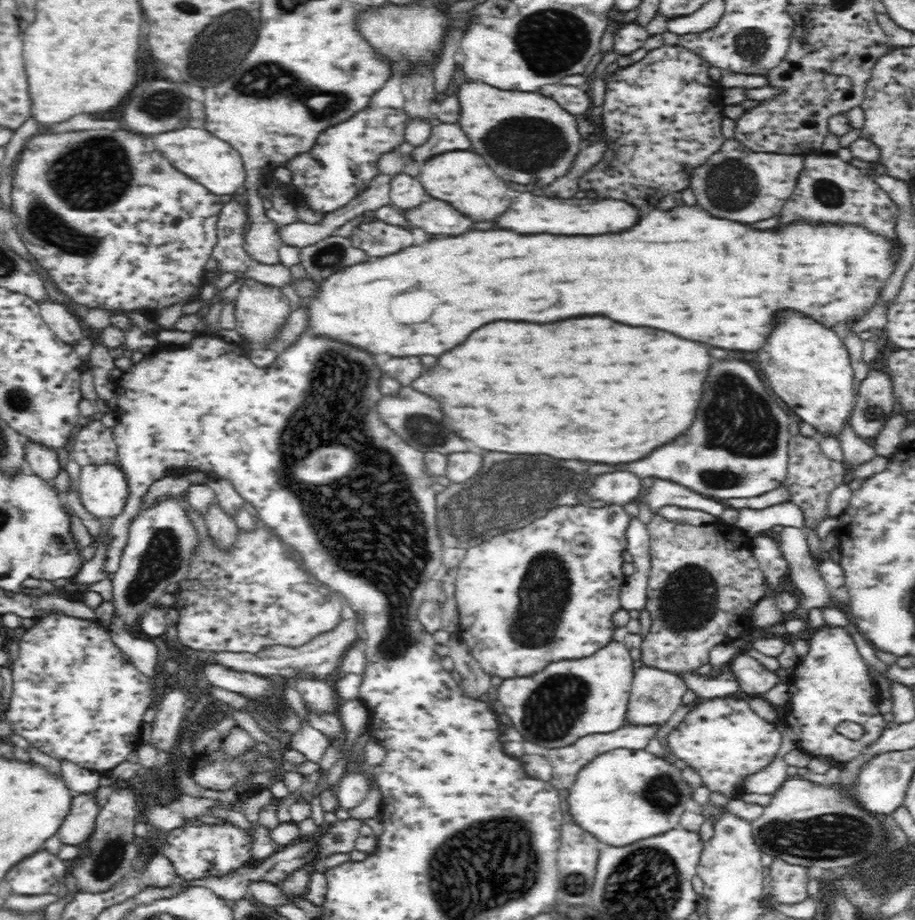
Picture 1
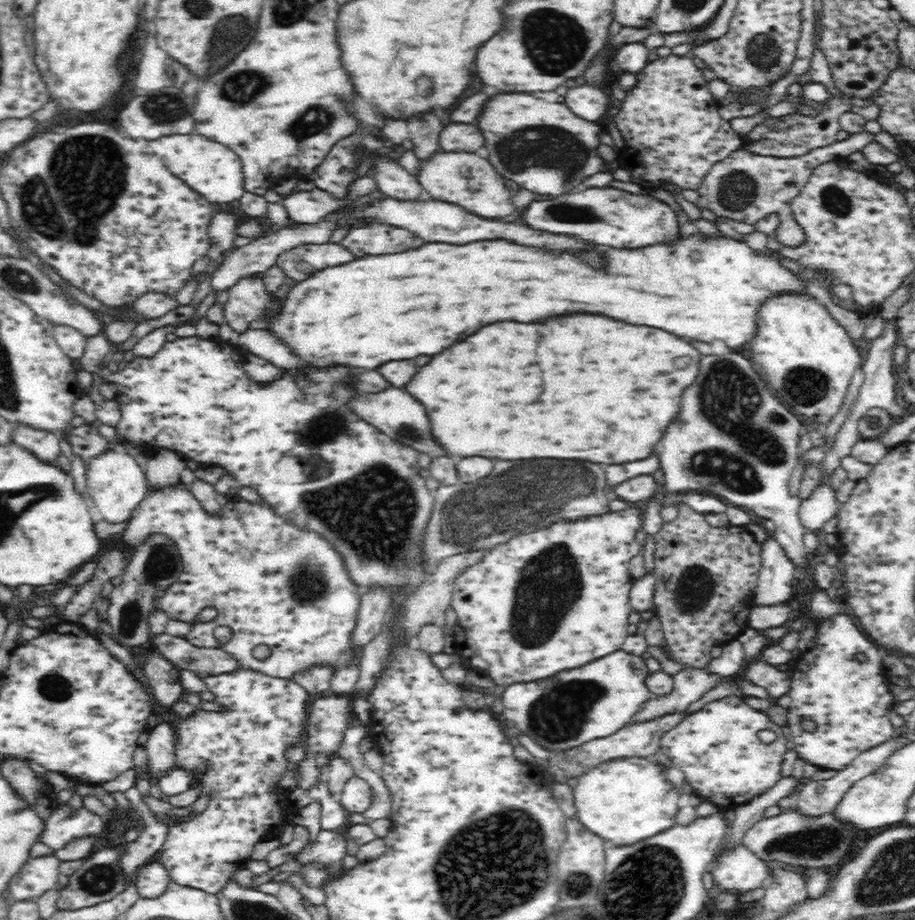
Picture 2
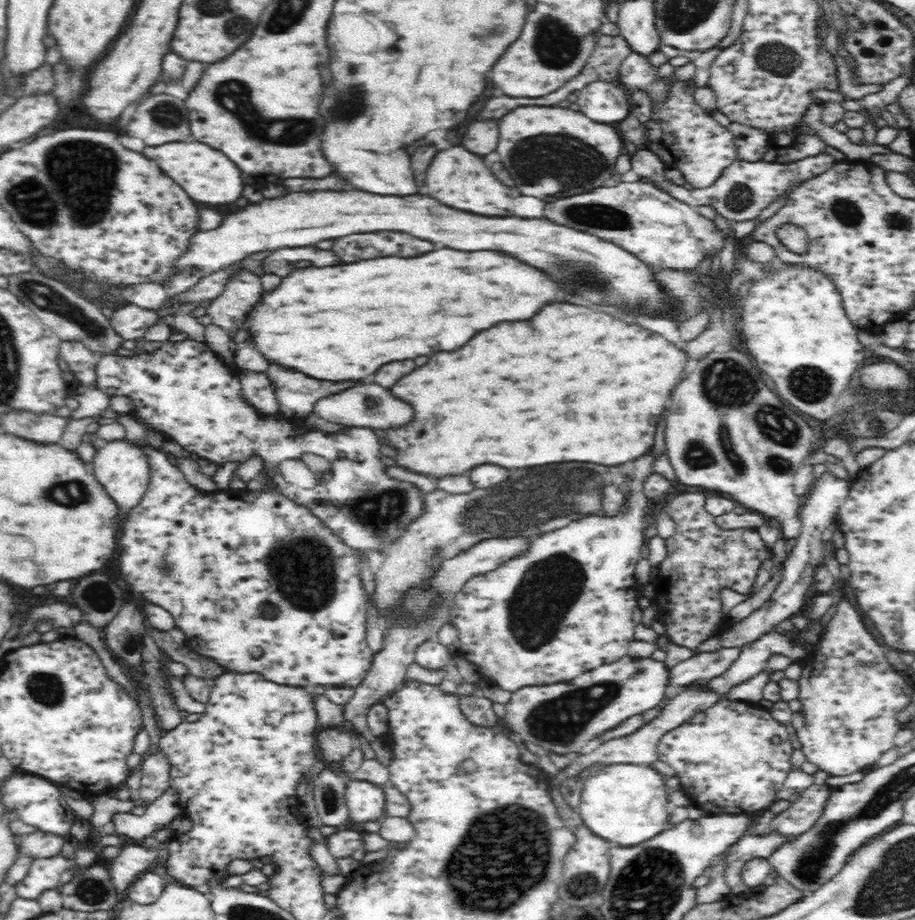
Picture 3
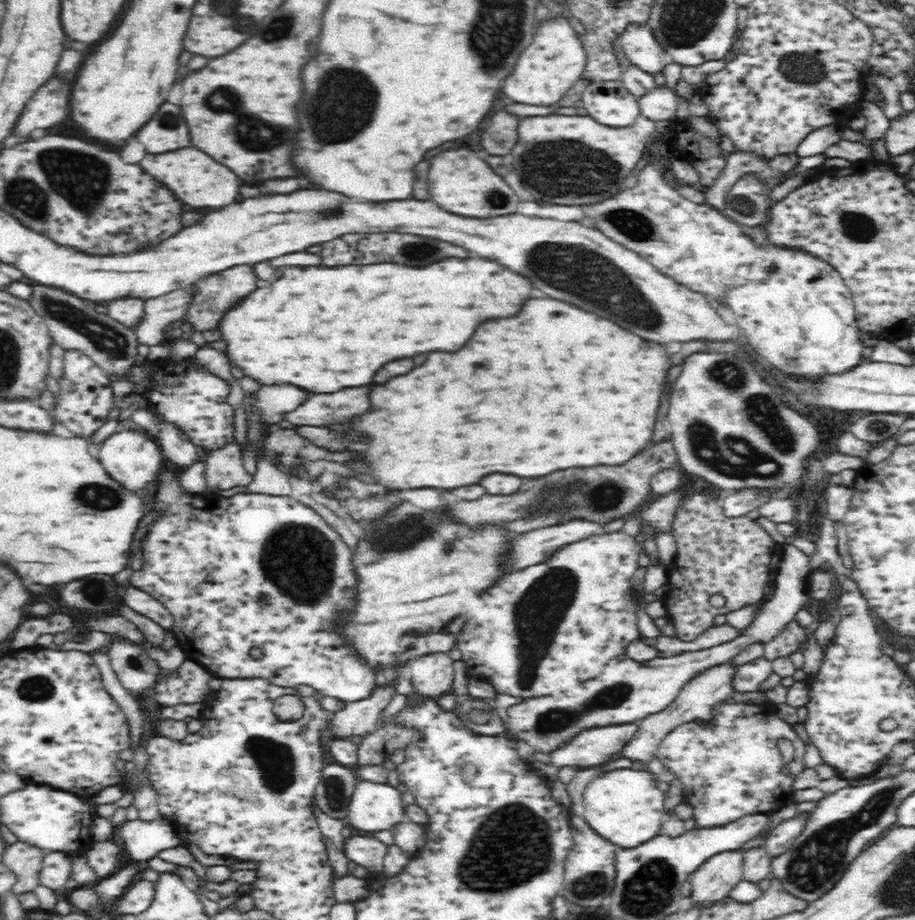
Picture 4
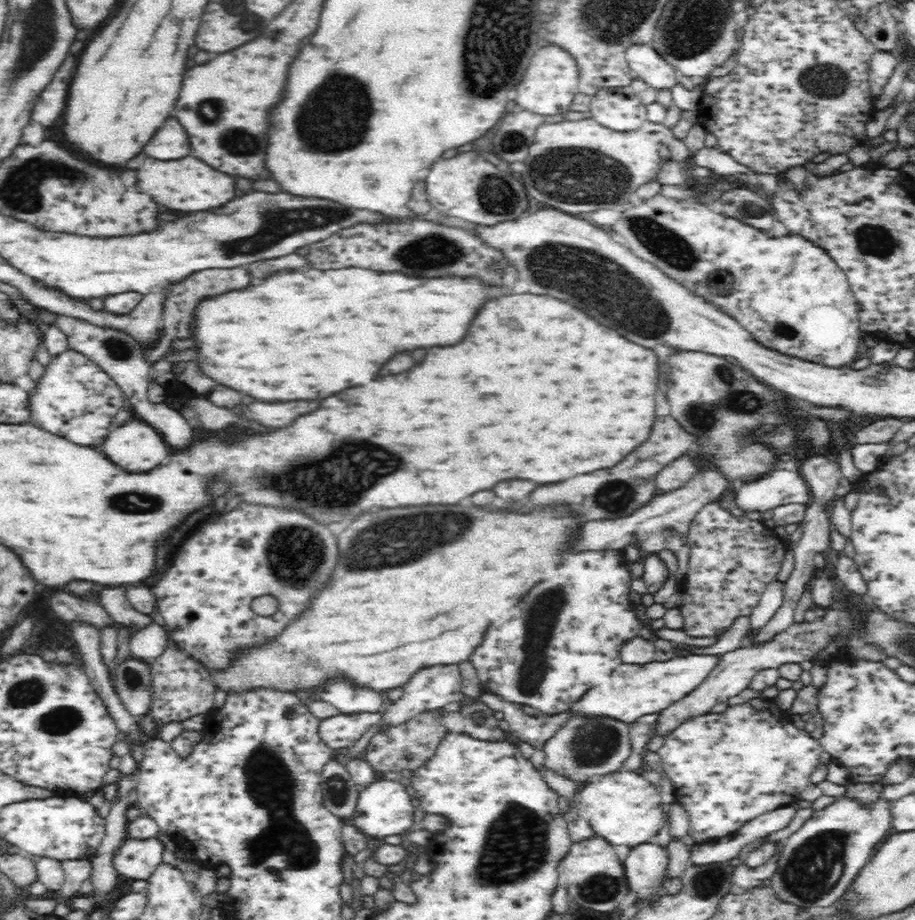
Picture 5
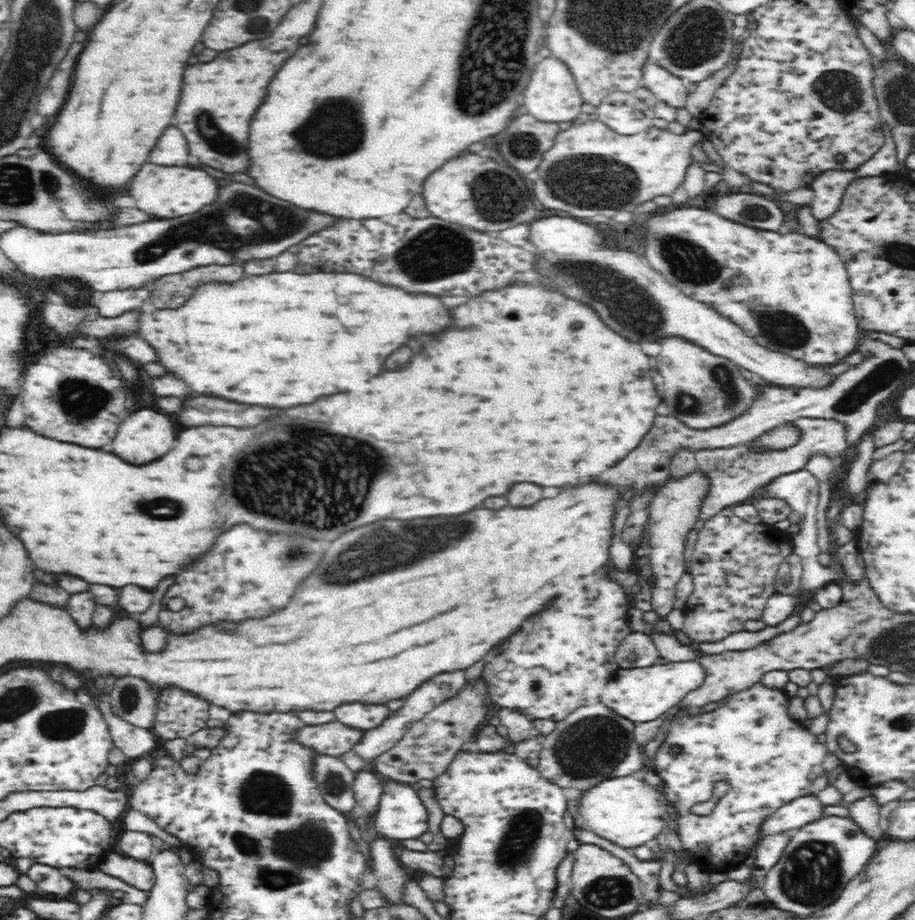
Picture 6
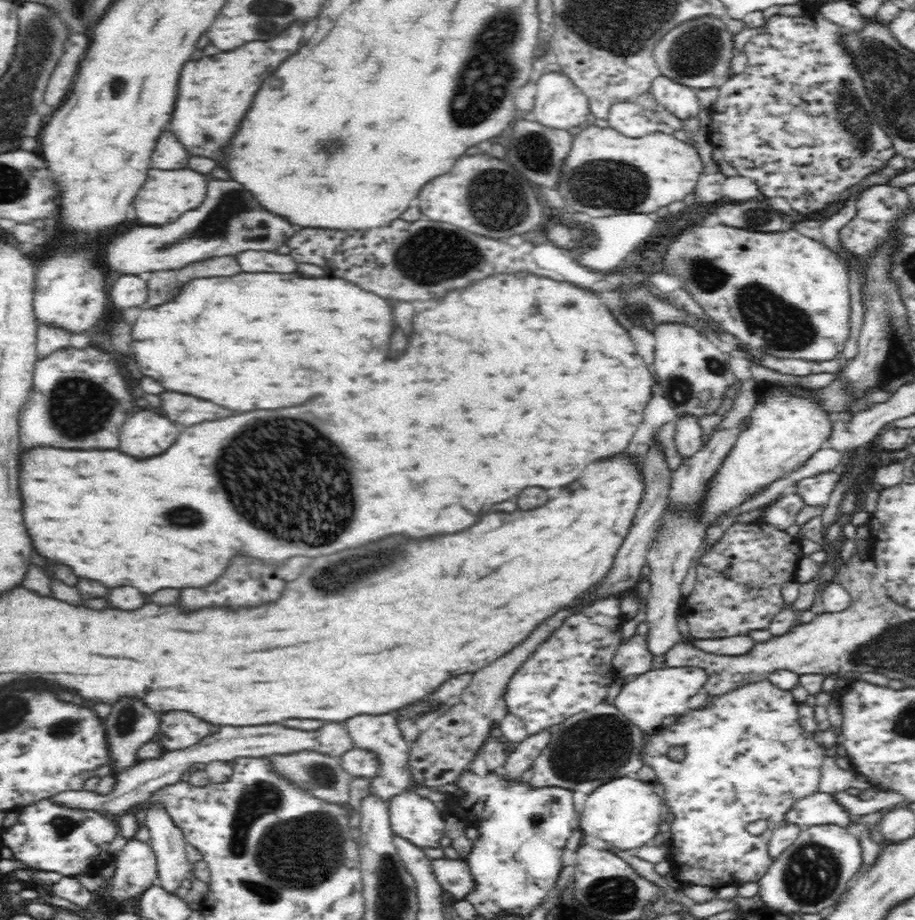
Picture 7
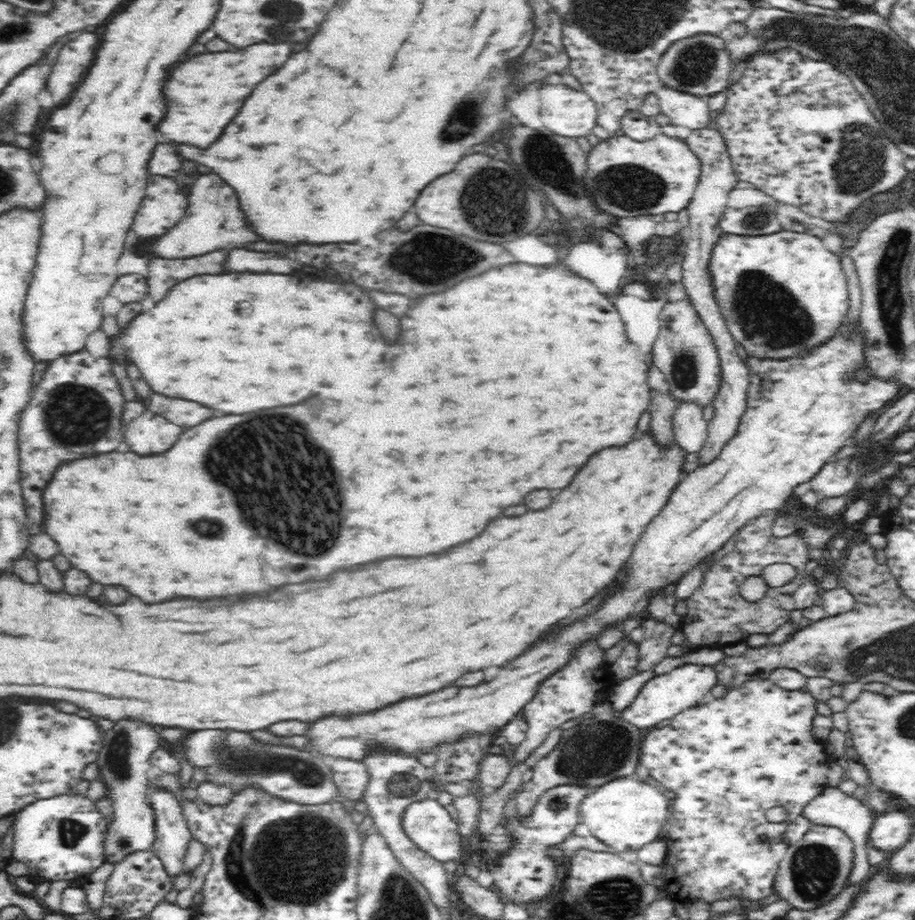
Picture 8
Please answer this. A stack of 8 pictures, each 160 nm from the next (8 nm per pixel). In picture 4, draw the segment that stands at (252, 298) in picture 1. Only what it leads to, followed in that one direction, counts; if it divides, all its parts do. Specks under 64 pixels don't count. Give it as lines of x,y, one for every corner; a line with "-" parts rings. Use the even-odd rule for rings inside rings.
236,266
236,268
232,267
222,272
203,276
188,290
192,291
192,294
188,306
185,308
184,316
179,320
184,324
188,324
188,326
192,324
192,328
198,330
198,332
210,330
218,324
222,312
226,312
236,300
248,296
254,288
256,288
256,274
248,266

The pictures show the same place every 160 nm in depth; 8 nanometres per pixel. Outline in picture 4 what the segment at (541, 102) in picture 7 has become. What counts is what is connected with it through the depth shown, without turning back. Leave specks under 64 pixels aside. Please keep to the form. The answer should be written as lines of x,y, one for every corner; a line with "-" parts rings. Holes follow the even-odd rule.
565,14
558,18
544,19
536,28
534,44
524,50
524,56
520,58
514,74
504,82
502,92
510,100
531,106
556,107
564,99
566,92
580,80
586,57
581,40
568,23
568,18

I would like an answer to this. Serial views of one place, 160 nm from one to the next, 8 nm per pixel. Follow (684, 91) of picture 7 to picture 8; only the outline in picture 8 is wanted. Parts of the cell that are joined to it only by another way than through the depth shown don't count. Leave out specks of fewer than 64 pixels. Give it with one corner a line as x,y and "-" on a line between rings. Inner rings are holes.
661,87
656,93
661,112
674,126
684,126
690,130
702,130
710,124
710,106
706,98
700,98
678,92
668,87

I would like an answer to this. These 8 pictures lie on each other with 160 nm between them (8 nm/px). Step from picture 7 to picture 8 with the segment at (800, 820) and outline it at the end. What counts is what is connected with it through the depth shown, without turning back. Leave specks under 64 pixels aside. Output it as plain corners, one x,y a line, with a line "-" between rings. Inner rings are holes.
828,786
802,812
802,815
810,819
813,824
832,825
844,831
852,839
853,861
851,862
852,868
850,869
850,874
845,882
845,888
848,888
848,886
858,886
858,884
862,884
862,882
865,882
872,875
872,872
870,872
870,862
867,859
868,853
866,852
869,842
868,835
875,816
872,813
871,806
864,804
862,801
863,797
857,794
848,795
838,787

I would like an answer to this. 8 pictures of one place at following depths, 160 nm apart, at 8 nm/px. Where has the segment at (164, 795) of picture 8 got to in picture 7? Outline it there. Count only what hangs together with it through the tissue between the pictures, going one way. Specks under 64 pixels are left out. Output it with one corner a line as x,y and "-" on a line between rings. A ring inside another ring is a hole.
160,801
145,804
146,826
150,833
149,845
154,851
161,887
175,893
182,881
190,878
192,863
186,854
184,833
172,817
166,805

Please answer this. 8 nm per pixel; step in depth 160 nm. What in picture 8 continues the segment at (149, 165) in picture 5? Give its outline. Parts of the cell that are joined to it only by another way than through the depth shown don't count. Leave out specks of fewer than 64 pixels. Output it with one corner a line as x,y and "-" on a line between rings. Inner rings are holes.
158,178
146,188
146,198
136,214
132,232
142,243
155,242
183,217
186,207
184,196
176,192
176,184

